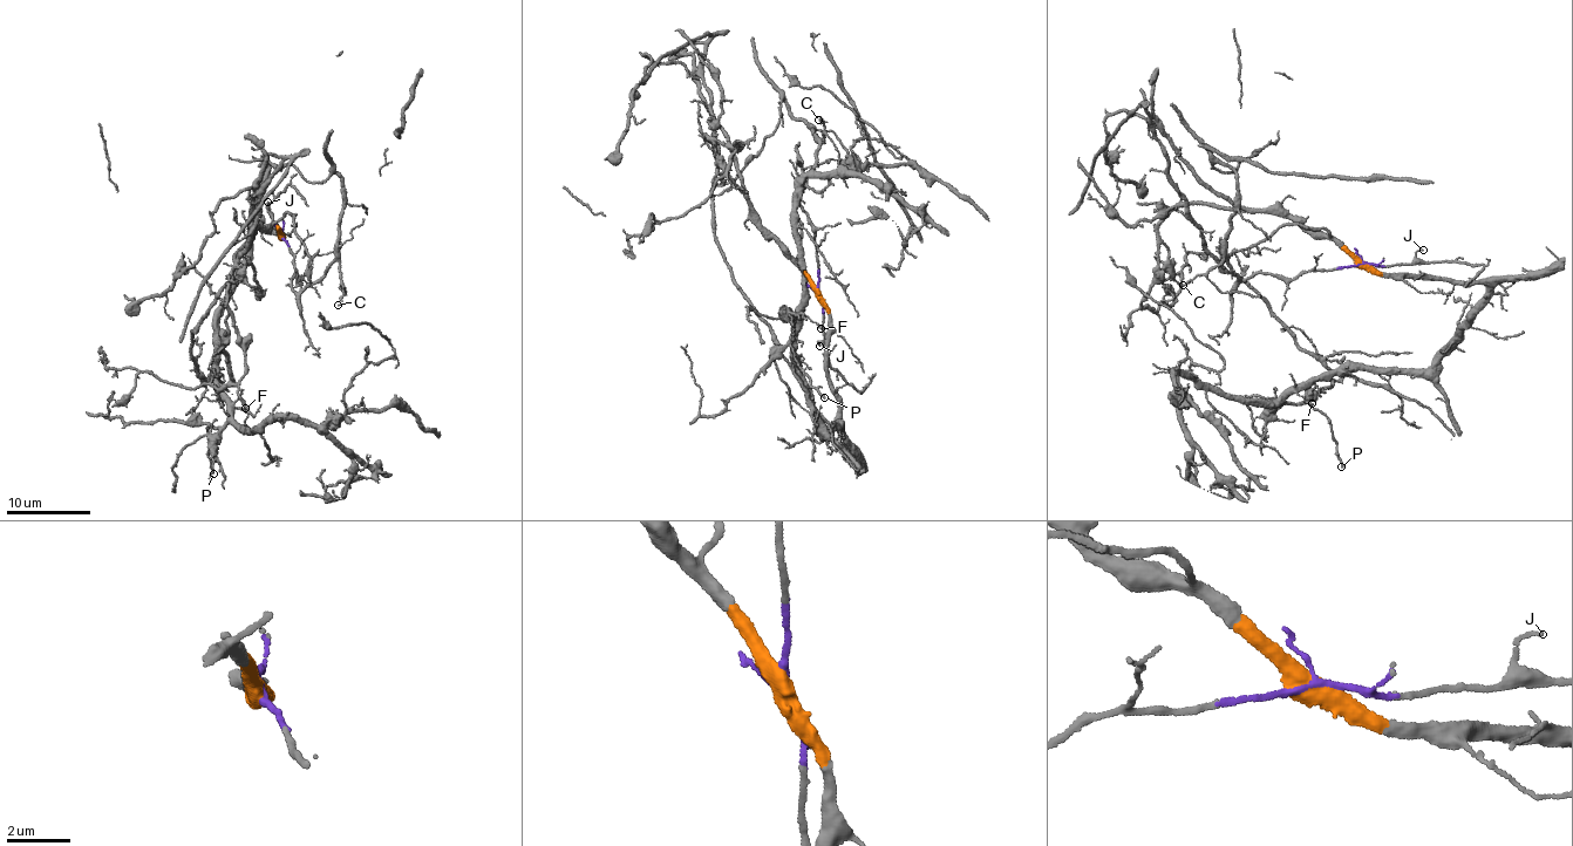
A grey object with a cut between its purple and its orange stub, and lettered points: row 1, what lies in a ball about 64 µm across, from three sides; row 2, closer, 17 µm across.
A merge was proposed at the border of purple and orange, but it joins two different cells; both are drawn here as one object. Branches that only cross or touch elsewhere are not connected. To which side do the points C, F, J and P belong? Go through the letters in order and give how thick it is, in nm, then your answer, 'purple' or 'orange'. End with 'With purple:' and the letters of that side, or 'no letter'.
C: calibre 110 nm; purple
F: calibre 120 nm; orange
J: calibre 100 nm; purple
P: calibre 170 nm; orange
With purple: C, J

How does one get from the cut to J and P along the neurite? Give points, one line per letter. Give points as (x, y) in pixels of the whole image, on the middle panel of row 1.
J: (818, 291), (824, 307), (824, 338), (819, 345)
P: (818, 291), (843, 430), (836, 425), (831, 436), (817, 427), (795, 353), (797, 313), (794, 360), (825, 397)

